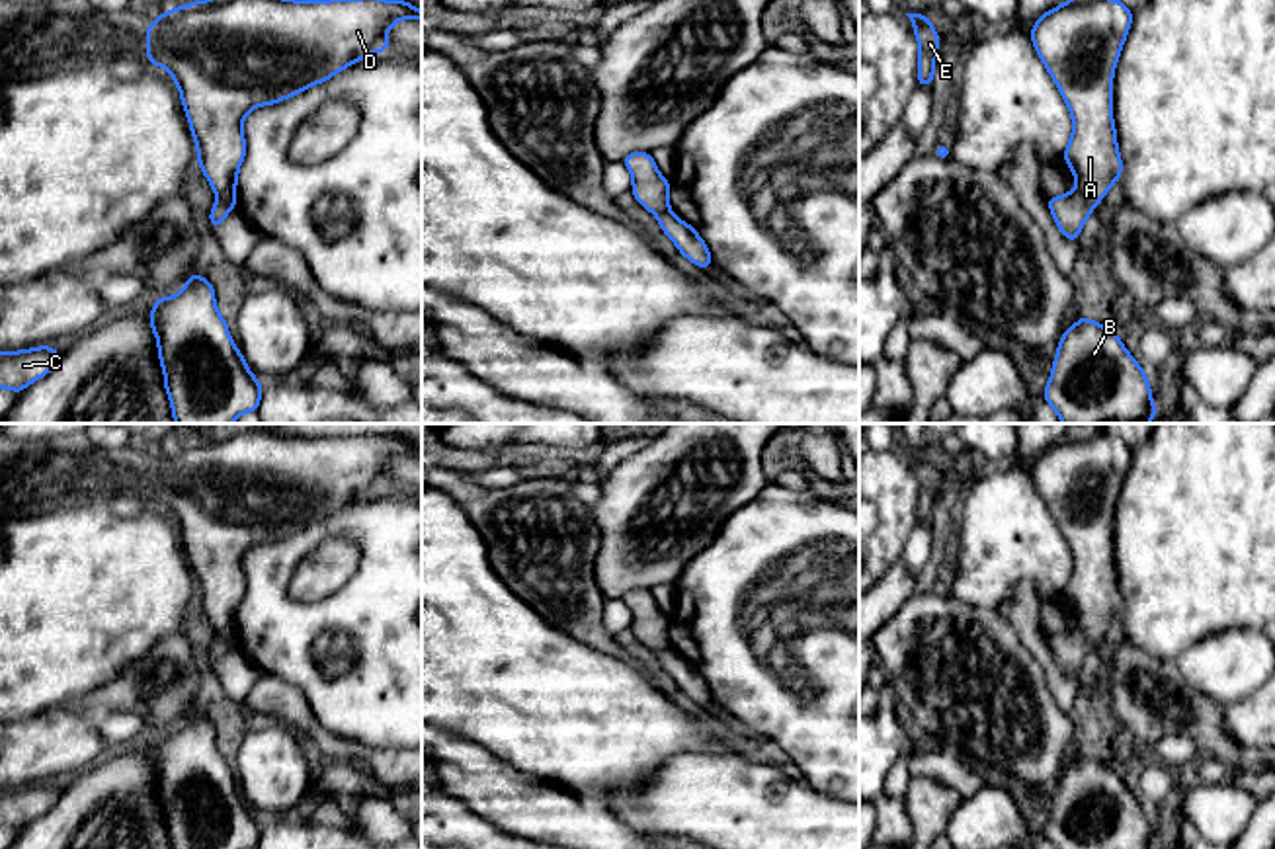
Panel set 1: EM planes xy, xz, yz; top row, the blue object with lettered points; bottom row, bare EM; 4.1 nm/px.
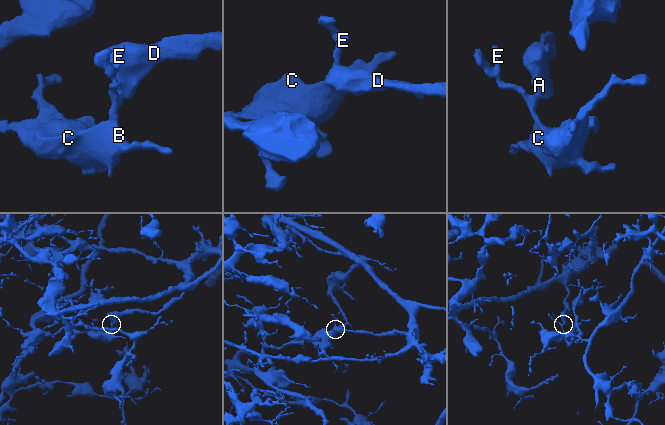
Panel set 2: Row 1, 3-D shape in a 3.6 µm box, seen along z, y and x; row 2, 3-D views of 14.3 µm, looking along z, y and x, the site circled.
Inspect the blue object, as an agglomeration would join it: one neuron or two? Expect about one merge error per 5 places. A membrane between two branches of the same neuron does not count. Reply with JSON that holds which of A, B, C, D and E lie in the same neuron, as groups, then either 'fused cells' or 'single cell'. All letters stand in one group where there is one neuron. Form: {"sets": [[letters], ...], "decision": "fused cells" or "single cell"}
{"sets": [["A", "D"], ["B", "C", "E"]], "decision": "fused cells"}

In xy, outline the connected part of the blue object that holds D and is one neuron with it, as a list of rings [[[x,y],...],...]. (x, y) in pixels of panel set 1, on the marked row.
[[[195,0],[162,12],[146,27],[146,59],[172,74],[199,168],[215,195],[236,209],[238,168],[246,156],[244,117],[328,82],[369,55],[392,51],[389,29],[414,18],[422,20],[422,10],[406,0]]]

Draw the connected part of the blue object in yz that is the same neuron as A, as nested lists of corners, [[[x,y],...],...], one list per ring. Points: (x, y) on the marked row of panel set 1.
[[[1066,0],[1029,31],[1072,113],[1064,162],[1091,211],[1119,182],[1113,74],[1134,14],[1119,0]]]

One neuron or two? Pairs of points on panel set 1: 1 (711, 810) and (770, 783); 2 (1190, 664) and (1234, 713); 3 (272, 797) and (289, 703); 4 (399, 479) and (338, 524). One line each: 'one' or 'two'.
1: one
2: two
3: two
4: two

